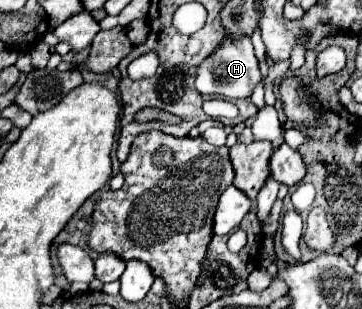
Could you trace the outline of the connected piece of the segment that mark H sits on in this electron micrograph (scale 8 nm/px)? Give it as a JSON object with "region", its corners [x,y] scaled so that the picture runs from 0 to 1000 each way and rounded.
{"region":[[[666,117],[649,136],[616,142],[616,155],[605,155],[605,168],[594,168],[583,194],[572,194],[572,207],[550,214],[539,278],[550,285],[555,304],[594,304],[594,311],[622,311],[622,317],[649,324],[649,317],[693,311],[715,259],[721,259],[721,233],[715,233],[715,201],[693,149],[693,123]]]}

